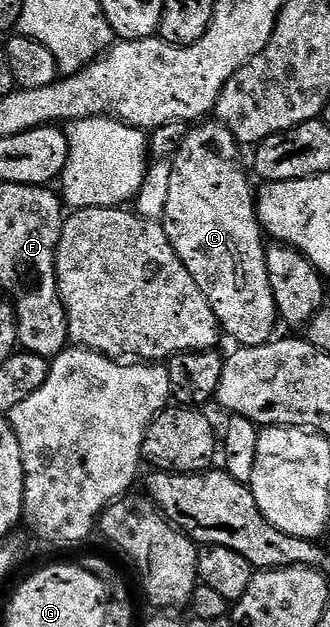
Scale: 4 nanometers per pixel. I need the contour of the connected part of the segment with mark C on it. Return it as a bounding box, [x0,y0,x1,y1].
[163,120,279,347]

